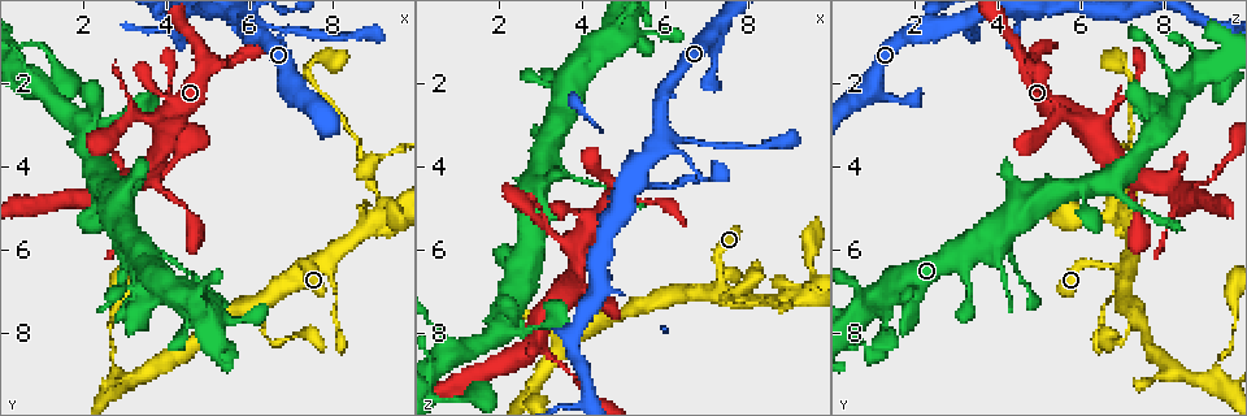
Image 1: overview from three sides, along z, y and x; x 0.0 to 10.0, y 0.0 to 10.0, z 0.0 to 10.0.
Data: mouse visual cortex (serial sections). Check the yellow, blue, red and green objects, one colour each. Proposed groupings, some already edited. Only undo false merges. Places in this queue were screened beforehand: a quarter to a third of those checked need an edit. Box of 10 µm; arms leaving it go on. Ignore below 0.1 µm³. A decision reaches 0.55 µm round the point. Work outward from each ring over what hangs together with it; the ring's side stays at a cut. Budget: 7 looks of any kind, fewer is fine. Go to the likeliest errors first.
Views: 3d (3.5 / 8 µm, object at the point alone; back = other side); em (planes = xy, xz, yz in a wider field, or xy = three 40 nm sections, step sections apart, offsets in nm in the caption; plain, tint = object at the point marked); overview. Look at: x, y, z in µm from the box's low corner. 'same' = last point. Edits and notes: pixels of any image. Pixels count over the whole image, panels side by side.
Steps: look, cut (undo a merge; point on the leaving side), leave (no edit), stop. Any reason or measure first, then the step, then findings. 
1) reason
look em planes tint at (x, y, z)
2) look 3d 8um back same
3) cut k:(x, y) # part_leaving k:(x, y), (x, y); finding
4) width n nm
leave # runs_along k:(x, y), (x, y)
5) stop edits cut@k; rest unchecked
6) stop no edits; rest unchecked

sharp bend
look em xy step 5 tint at (9.05, 4.55, 7.35)

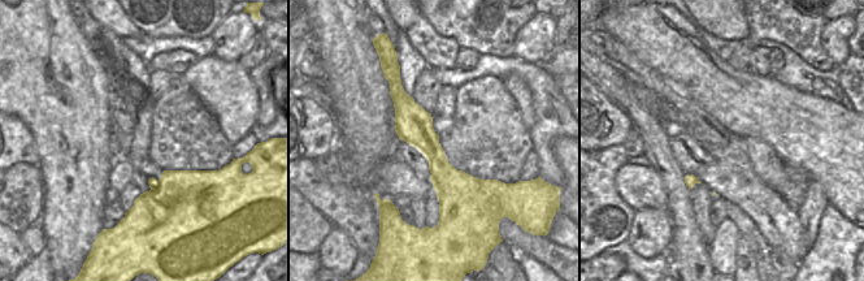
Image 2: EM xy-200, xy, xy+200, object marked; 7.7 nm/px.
see where the arms go
look 3d 3.5um same

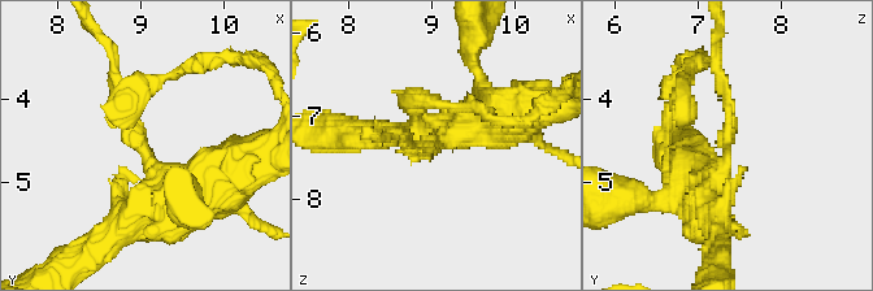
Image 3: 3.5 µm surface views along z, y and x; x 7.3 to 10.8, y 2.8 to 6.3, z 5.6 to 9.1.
width 280 nm
cut 3:(729, 118) # part_leaving 3:(726, 156), (729, 100), (716, 40); two cells meet here

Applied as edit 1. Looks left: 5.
look overview

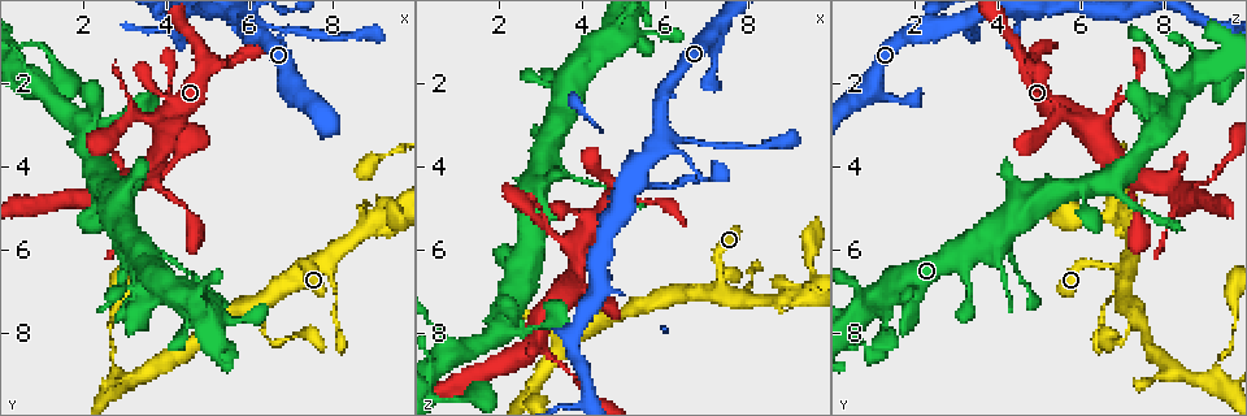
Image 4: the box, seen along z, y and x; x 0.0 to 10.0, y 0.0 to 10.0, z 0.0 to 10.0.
a narrow waist
look 3d 8um at (6.80, 0.65, 3.45)

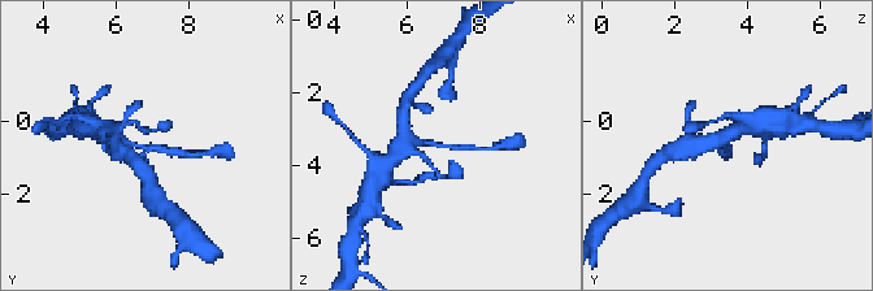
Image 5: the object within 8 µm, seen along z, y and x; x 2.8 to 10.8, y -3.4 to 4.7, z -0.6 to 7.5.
arm_widths 200, 400 nm; need the tissue
look em xy step 3 tint same

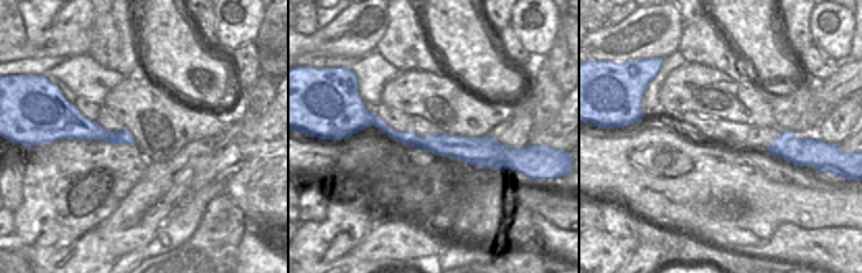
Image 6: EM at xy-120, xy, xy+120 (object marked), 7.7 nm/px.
leave # runs_along 6:(368, 121), (421, 142), (501, 147); all the same cell

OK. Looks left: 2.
sudden change in width
look 3d 3.5um at (2.95, 4.55, 8.30)

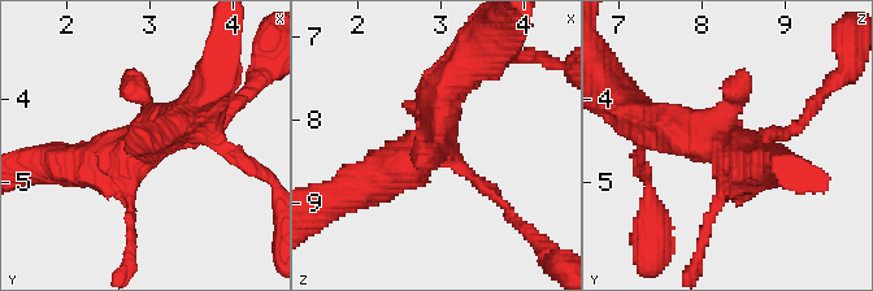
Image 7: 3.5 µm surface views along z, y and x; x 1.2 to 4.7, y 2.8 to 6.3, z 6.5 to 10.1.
look em xy step 2 tint at (2.95, 4.55, 8.25)

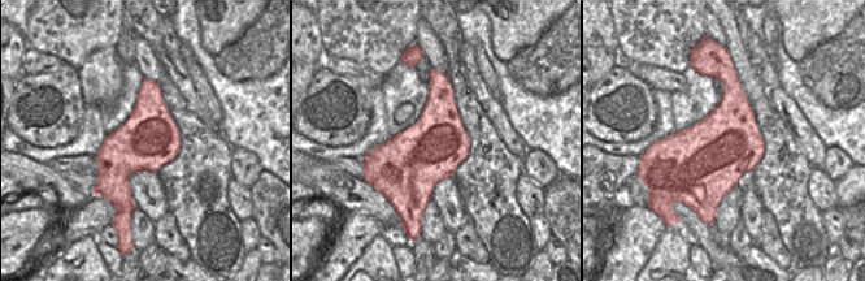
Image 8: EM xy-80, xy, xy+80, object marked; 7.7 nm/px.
width 500 nm
leave # runs_along 7:(464, 69), (437, 142), (364, 182); one cell here

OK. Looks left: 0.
stop edits cut@3; rest unchecked

